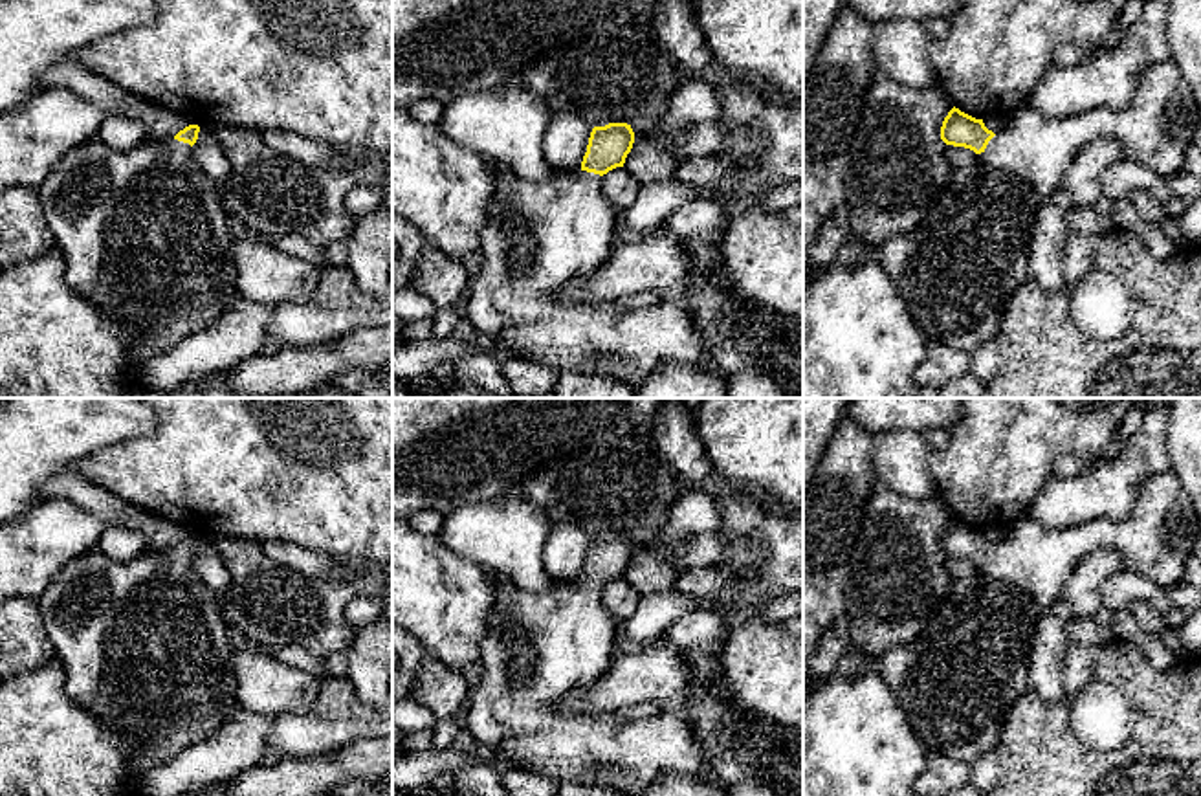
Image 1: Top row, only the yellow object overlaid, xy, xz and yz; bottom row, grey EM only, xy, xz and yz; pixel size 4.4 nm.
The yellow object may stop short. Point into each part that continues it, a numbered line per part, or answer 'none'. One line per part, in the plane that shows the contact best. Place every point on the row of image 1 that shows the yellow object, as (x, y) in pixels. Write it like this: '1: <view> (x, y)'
1: yz (958, 272)

